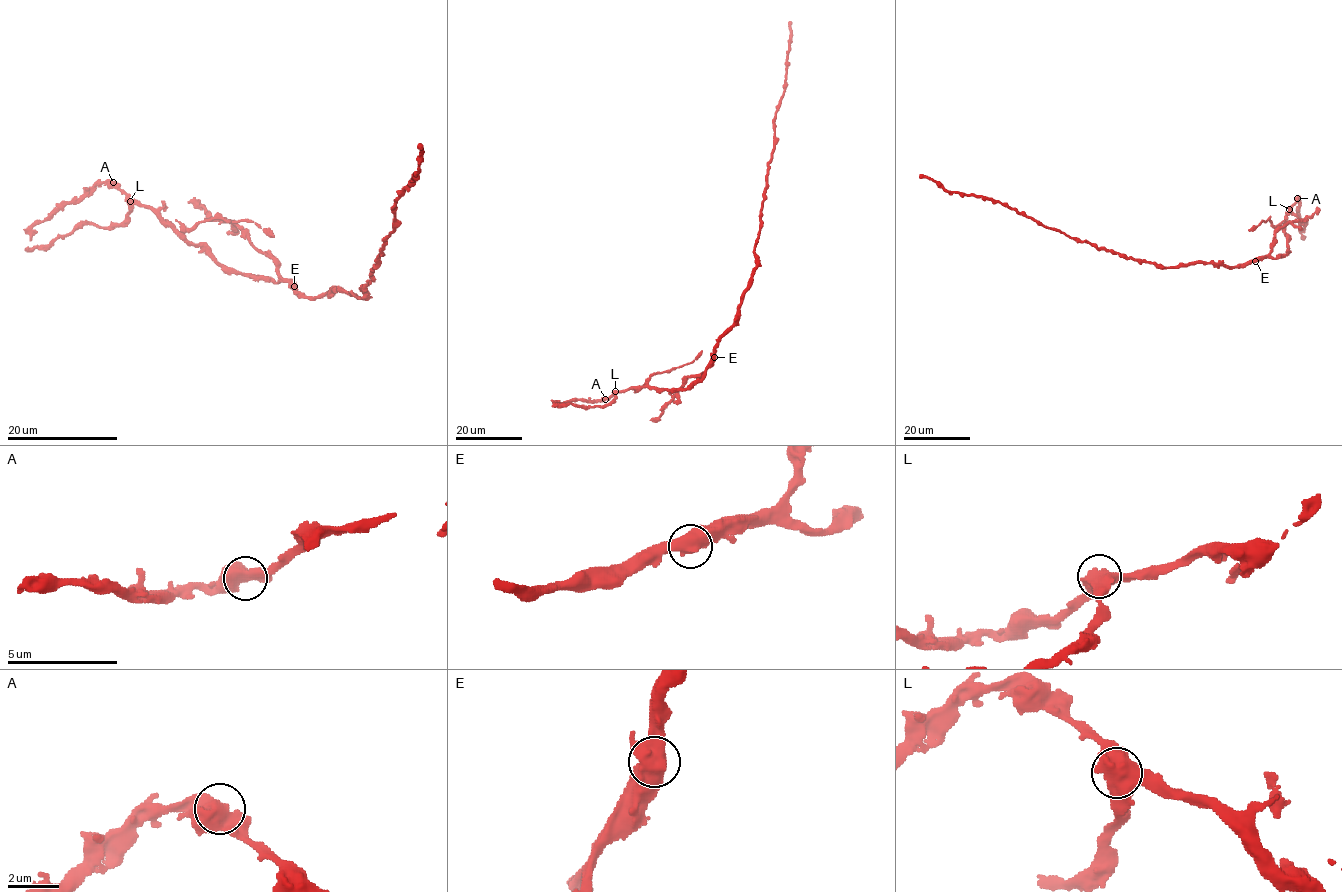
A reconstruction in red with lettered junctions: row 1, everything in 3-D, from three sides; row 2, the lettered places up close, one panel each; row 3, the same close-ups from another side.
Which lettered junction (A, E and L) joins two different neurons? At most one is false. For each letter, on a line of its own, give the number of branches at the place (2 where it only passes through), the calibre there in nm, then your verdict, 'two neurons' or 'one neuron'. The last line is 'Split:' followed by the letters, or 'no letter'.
A: 3 | 550 nm | one neuron
E: 3 | 550 nm | one neuron
L: 3 | 550 nm | one neuron
Split: no letter

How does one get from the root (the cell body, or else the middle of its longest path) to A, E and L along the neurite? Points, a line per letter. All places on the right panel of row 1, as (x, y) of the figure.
A: (1183, 264), (1222, 263), (1235, 267), (1263, 257), (1283, 256), (1288, 249), (1285, 218), (1297, 198)
E: (1183, 264), (1222, 263), (1235, 267), (1255, 261)
L: (1183, 264), (1222, 263), (1235, 267), (1263, 257), (1283, 256), (1288, 249), (1285, 218), (1289, 209)

